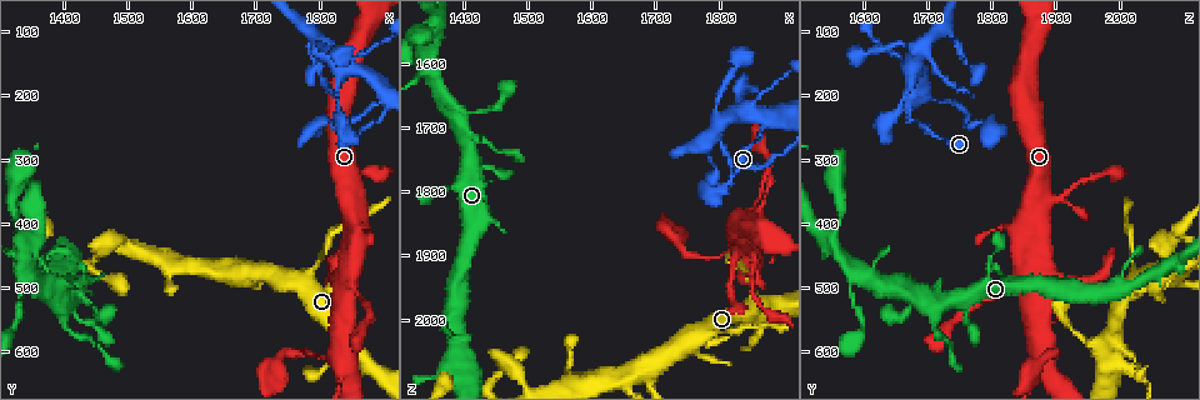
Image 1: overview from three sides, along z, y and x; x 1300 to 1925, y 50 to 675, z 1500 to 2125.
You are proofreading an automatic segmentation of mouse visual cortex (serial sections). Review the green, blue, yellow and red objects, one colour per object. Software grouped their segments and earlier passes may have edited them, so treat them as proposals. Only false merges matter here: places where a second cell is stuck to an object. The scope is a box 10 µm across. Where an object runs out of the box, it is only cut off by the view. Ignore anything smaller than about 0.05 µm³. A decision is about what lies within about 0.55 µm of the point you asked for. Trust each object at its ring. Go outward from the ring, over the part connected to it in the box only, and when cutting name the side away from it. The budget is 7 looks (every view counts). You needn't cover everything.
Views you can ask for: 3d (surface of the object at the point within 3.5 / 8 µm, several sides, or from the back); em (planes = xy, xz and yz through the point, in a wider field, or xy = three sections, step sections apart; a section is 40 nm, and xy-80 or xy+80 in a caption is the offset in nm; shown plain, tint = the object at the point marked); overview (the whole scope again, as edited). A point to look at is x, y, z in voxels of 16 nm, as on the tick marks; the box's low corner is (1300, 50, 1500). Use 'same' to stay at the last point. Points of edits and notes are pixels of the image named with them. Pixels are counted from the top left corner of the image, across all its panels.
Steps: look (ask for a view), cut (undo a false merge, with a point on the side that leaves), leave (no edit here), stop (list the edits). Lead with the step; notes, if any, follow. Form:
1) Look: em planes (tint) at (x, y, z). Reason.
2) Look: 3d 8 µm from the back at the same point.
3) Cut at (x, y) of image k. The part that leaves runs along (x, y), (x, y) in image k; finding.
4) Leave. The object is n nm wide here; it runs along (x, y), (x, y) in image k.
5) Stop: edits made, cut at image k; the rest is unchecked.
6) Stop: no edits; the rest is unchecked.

Look: 3d 3.5 µm from the back at (1765, 490, 2045). Three arms meet.

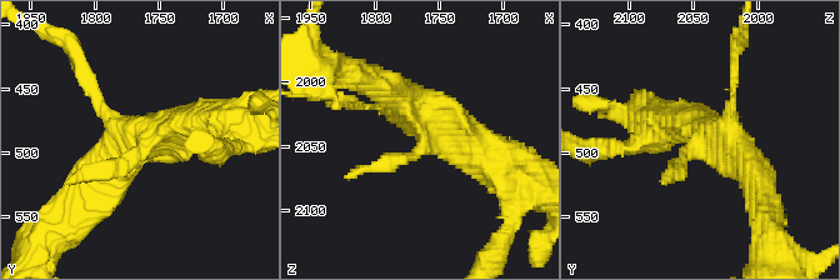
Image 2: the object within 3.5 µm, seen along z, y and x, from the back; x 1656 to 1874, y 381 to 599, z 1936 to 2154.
Look: em xy step 5 (tint) at (1760, 492, 2044). Now the EM.

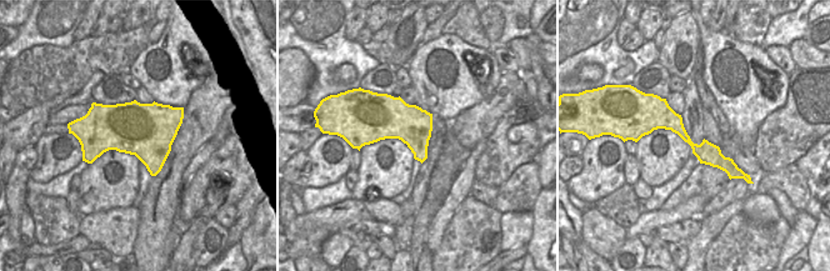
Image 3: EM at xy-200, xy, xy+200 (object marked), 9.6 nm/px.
Leave. It runs along (386, 86), (433, 125), (410, 158), (364, 170) in image 2; all the same cell.

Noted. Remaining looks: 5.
Look: 3d 8 µm at (1850, 585, 1965). Looks like a crossing.

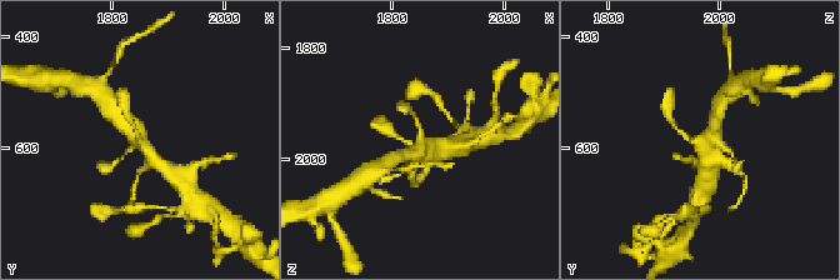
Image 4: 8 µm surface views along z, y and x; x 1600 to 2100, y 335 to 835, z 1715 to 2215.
Look: em xy step 2 (tint) at the same point.

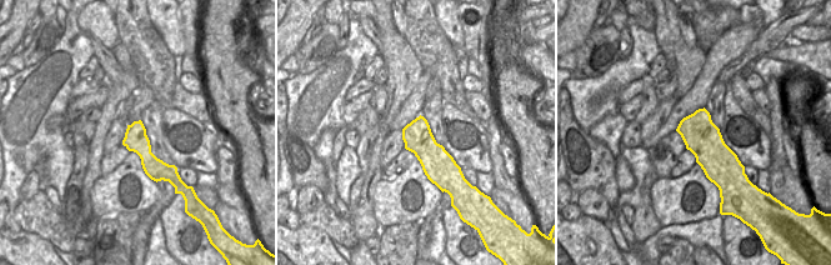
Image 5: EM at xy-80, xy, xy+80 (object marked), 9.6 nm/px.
Leave. It runs along (130, 128), (144, 153), (171, 175) in image 5; all the same cell.

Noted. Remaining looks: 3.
Look: 3d 3.5 µm at (1840, 155, 1675). Sharp bend.

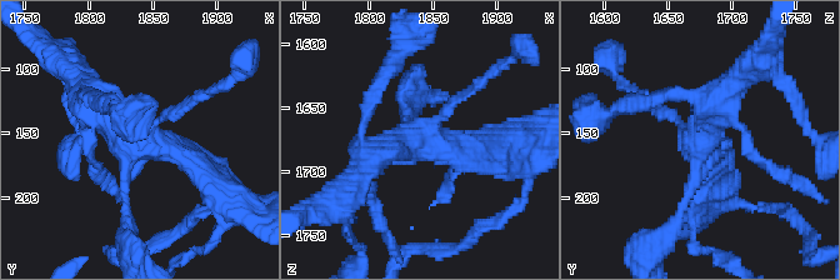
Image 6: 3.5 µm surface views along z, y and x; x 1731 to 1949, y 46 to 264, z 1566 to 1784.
Look: em planes (tint) at (1838, 158, 1676). 4 arms meet here; the arms are 100, 150, 350, 400 nm wide; shape alone is not enough.

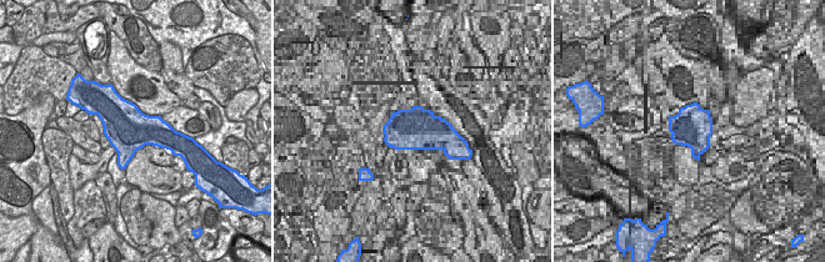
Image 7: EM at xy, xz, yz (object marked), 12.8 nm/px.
Leave. All the same cell.

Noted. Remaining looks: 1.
Stop: no edits; the rest is unchecked.

